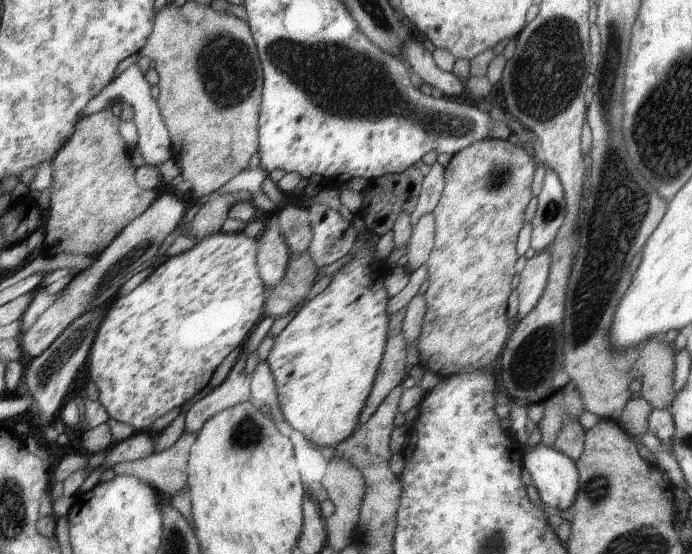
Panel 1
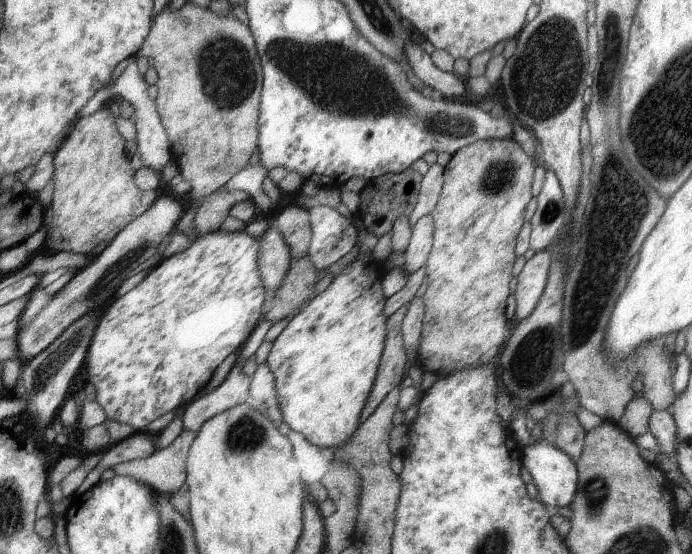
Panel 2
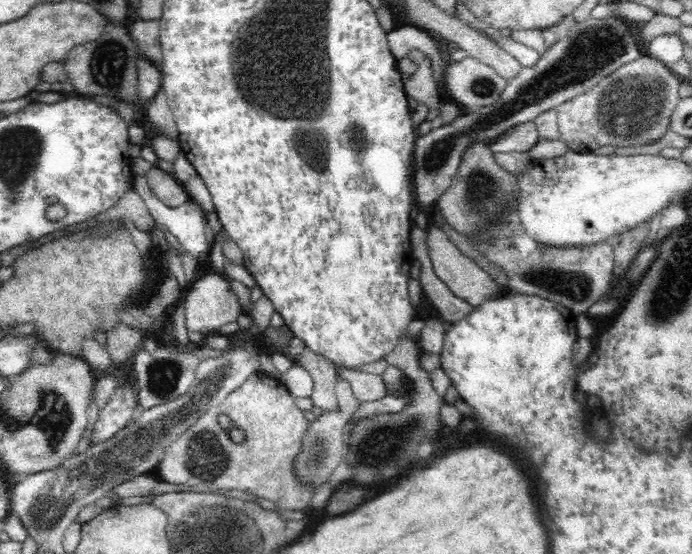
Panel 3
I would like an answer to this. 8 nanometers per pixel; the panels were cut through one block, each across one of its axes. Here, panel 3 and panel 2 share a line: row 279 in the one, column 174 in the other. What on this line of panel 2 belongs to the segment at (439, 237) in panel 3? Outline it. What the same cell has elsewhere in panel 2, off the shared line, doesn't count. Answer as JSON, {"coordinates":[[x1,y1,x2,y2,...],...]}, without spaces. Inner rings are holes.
{"coordinates":[[183,429,169,446,154,450,145,460,131,460,129,472,123,474,143,481,155,494,172,495,185,482,187,450,195,435]]}

